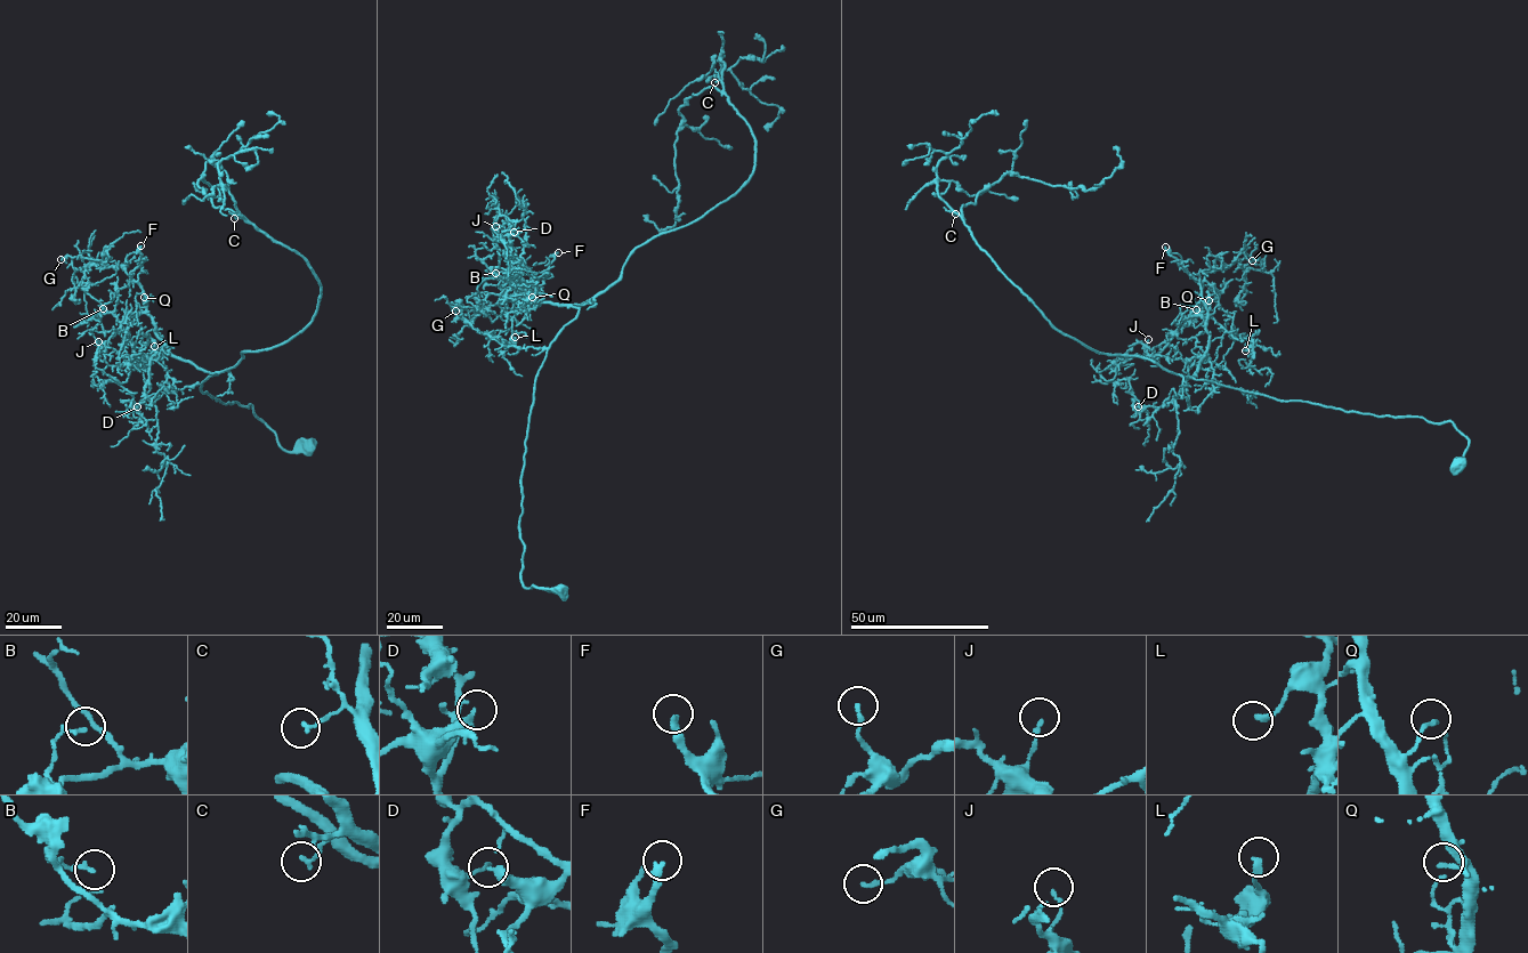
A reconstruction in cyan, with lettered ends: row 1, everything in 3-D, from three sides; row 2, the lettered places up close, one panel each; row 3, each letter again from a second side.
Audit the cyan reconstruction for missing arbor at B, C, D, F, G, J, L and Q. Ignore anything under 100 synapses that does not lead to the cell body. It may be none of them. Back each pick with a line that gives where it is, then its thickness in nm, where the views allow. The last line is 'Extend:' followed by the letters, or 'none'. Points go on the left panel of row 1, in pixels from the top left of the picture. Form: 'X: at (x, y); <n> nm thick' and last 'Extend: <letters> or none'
F: at (140, 245); 280 nm thick
Extend: F

